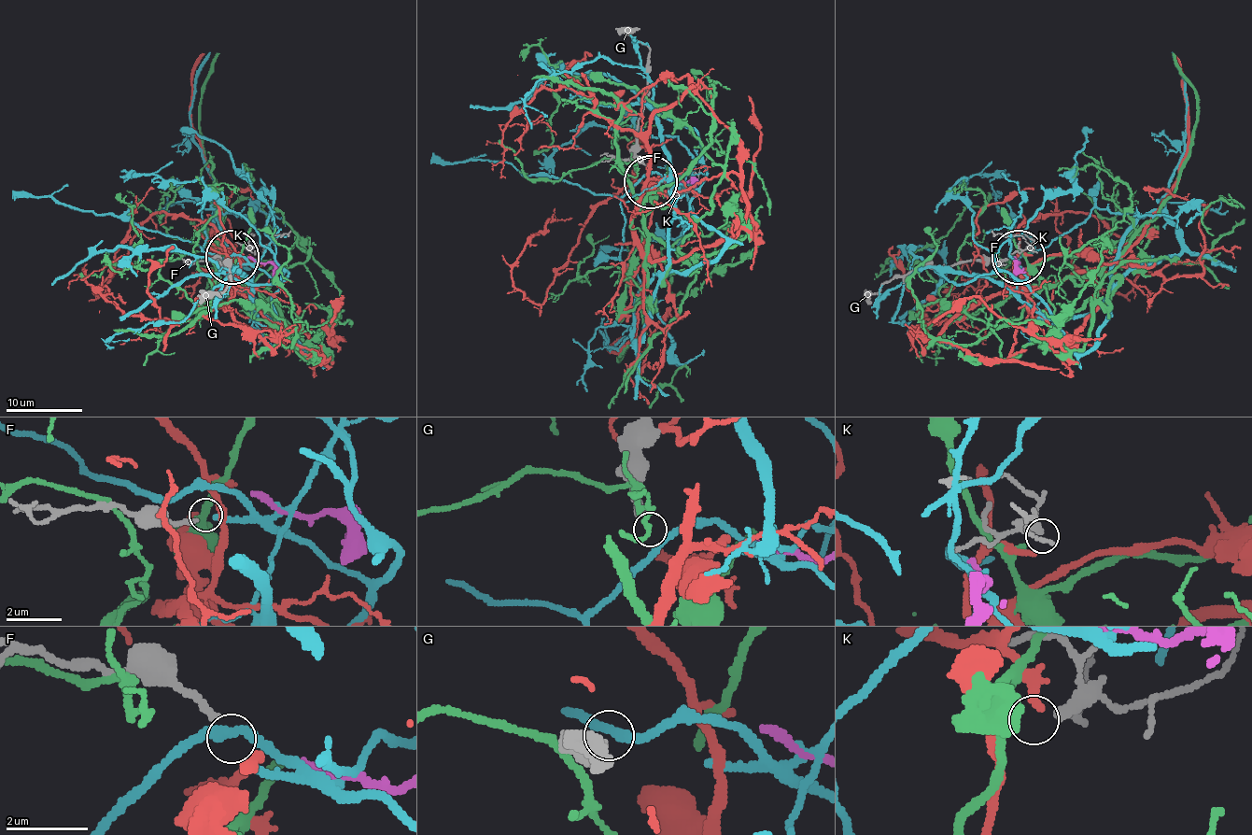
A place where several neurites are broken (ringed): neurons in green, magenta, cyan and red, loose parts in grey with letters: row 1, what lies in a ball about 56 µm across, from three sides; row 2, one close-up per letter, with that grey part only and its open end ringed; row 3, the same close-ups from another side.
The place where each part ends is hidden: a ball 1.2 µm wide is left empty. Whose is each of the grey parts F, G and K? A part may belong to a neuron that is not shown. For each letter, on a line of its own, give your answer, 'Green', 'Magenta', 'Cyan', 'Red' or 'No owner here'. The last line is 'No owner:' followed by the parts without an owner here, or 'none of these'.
F: Cyan
G: No owner here
K: No owner here
No owner: G, K

